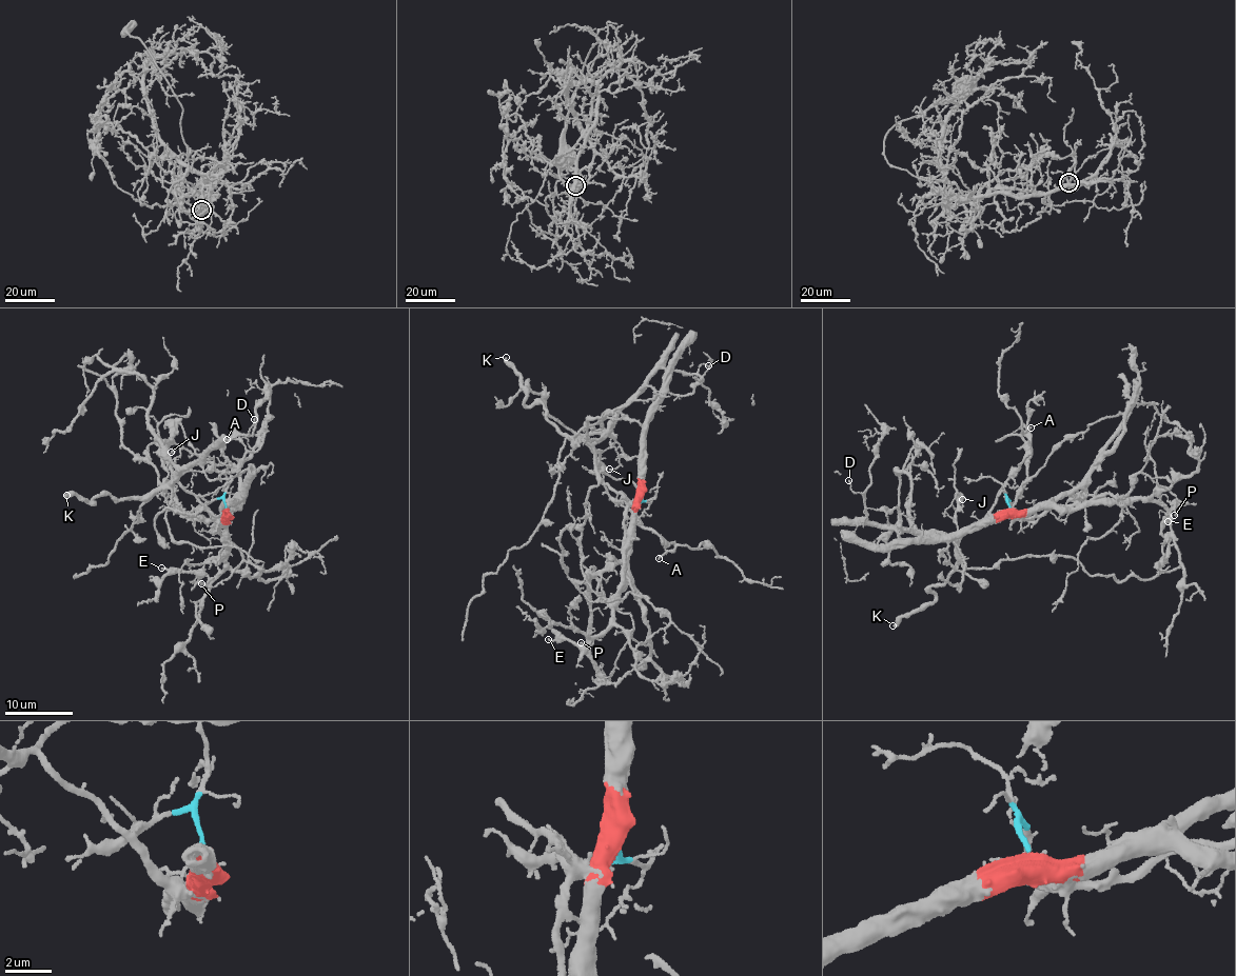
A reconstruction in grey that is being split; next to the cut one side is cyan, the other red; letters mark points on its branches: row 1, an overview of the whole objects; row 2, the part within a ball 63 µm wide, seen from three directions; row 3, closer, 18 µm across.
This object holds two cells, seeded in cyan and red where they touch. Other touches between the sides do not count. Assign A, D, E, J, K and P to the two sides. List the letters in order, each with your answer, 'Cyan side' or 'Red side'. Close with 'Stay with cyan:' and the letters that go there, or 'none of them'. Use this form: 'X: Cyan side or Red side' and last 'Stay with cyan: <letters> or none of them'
A: Cyan side
D: Cyan side
E: Red side
J: Cyan side
K: Cyan side
P: Red side
Stay with cyan: A, D, J, K

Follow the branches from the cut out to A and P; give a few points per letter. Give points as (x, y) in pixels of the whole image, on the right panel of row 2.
A: (1009, 506), (1007, 499), (1005, 515), (989, 513), (1025, 452), (1022, 436), (1026, 427), (1022, 425), (1031, 427)
P: (1009, 509), (1084, 506), (1144, 497), (1159, 502), (1176, 513), (1174, 515)

